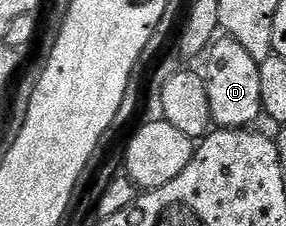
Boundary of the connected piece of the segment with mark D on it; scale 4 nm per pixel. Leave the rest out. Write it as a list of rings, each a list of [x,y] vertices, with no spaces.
[[[229,38],[215,39],[207,47],[204,59],[206,59],[204,79],[213,123],[218,128],[250,128],[253,120],[263,115],[258,69],[260,61],[252,58],[252,54],[248,54],[248,50],[240,46],[240,42]]]

